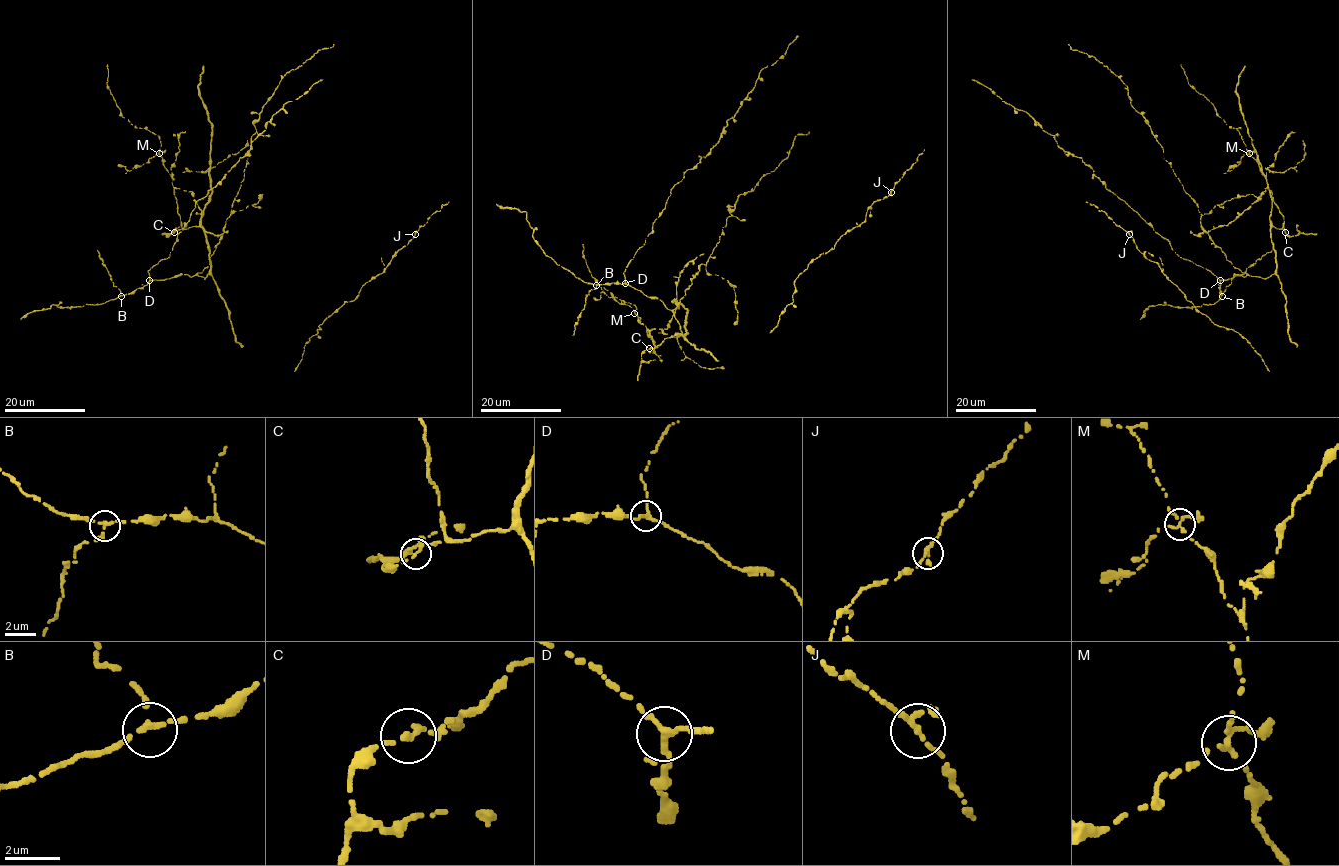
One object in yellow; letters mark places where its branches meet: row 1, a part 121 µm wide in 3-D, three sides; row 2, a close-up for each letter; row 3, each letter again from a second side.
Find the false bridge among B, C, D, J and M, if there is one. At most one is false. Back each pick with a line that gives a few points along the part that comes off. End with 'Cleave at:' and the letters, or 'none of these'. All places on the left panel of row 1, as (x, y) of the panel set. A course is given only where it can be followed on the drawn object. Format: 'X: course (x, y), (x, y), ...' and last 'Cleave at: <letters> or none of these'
M: course (159, 153), (131, 170), (118, 165)
Cleave at: M

